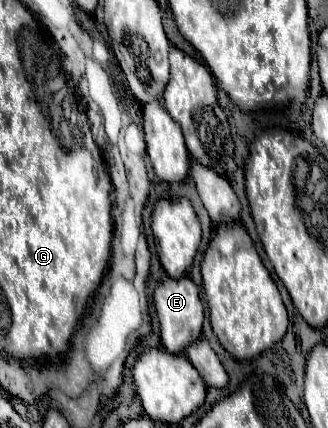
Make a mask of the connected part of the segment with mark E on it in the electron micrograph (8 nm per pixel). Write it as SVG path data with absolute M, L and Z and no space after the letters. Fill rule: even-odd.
M182 276L180 280L168 278L168 280L160 282L154 292L154 308L156 308L158 320L160 320L162 346L170 354L182 354L186 350L186 346L190 346L190 342L196 342L200 338L202 320L204 320L204 306L200 302L196 284L188 276Z

